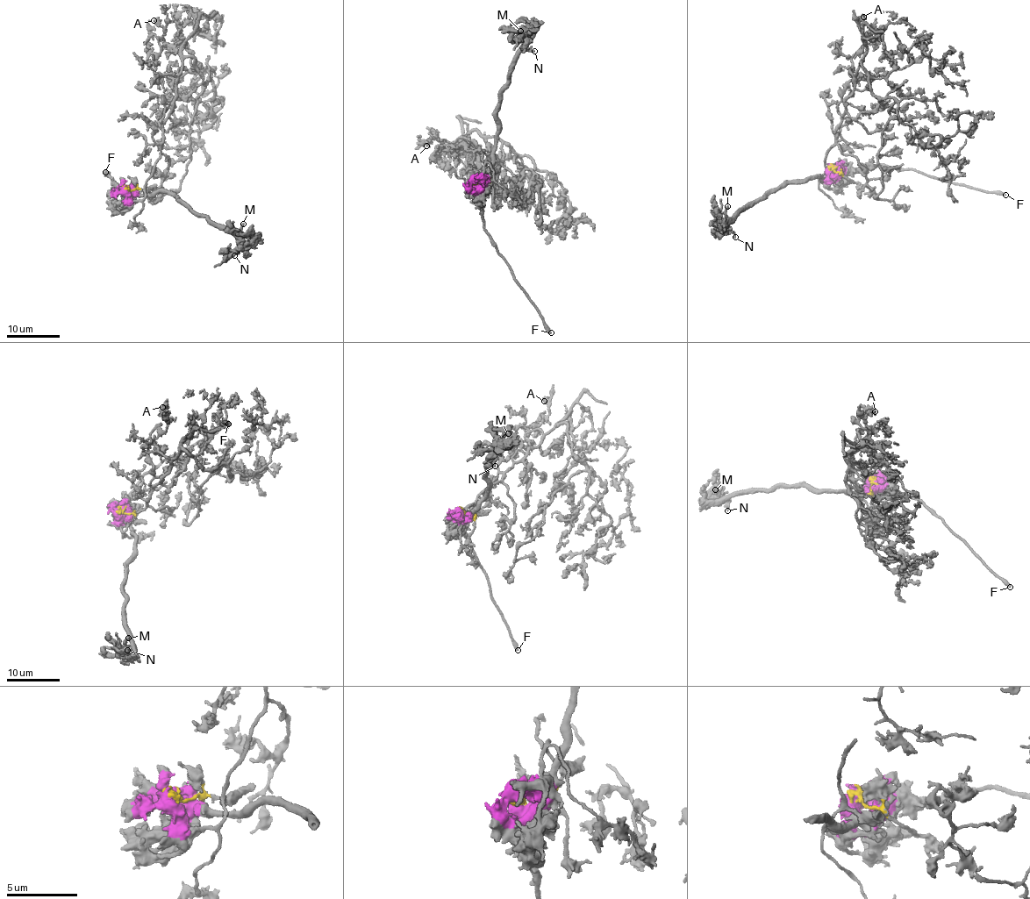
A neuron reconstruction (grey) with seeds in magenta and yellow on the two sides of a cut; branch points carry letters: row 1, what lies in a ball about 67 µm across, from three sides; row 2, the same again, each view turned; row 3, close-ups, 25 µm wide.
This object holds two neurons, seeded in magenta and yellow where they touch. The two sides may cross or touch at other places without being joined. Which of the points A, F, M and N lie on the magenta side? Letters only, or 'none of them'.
F, M, N

